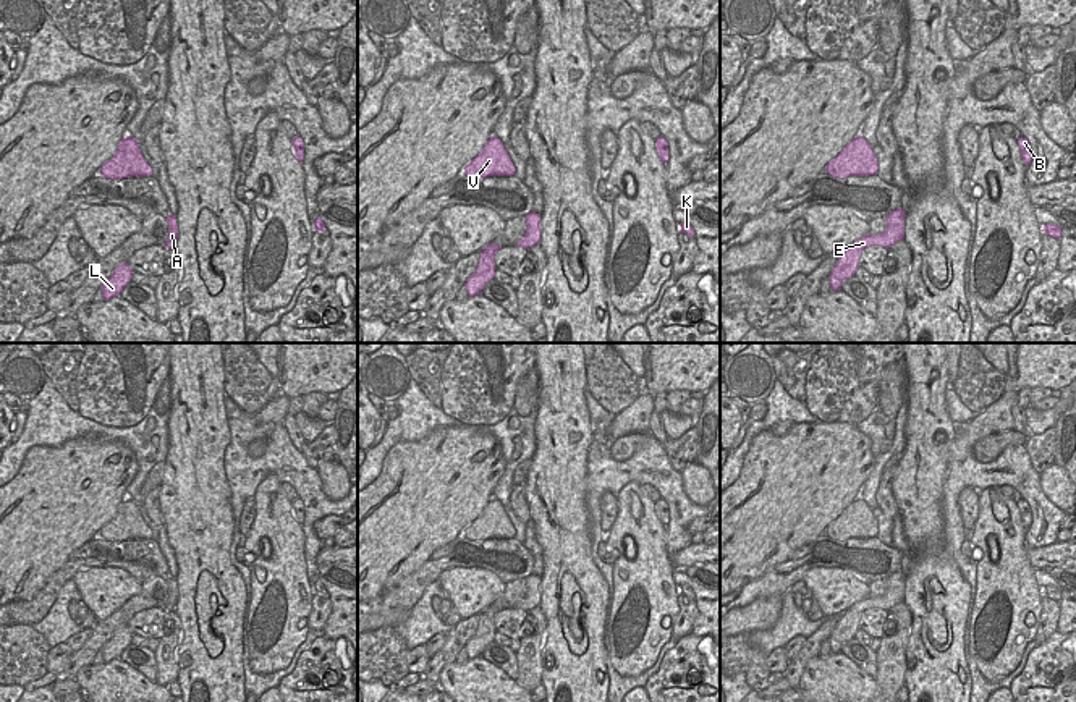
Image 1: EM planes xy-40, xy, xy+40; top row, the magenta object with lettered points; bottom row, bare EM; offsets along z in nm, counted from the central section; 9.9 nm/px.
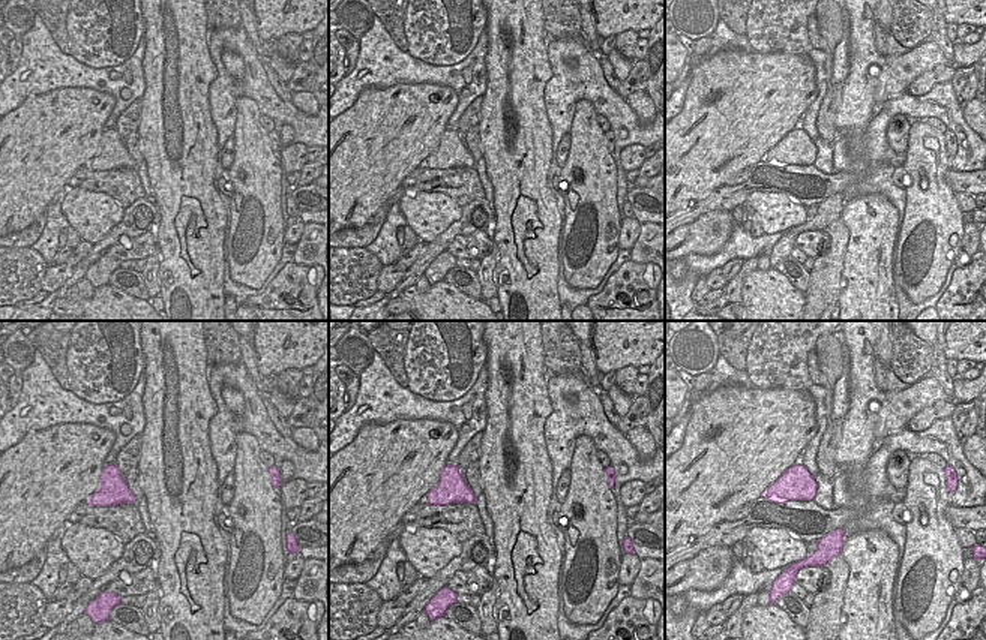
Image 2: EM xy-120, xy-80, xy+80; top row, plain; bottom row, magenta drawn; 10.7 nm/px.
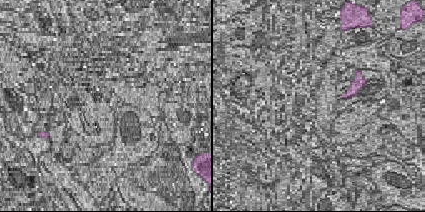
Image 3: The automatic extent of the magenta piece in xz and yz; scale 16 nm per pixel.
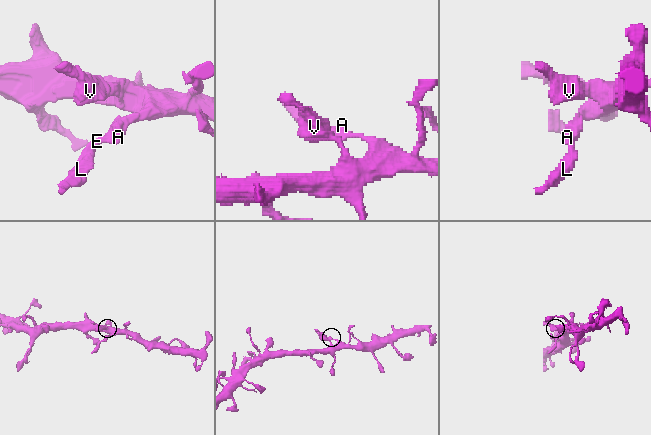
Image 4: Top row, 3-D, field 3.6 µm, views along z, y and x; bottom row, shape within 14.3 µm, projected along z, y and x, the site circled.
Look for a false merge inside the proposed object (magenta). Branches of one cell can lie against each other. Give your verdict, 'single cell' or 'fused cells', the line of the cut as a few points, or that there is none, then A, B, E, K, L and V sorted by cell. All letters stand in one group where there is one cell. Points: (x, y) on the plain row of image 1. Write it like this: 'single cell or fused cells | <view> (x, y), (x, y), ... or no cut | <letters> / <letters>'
fused cells | xy+40 (848, 608), (859, 615) | A B E K V / L

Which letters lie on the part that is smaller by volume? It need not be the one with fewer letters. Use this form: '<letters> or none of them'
L

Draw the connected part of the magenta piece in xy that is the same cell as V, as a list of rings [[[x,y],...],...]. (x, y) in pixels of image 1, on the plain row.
[[[490,498],[482,513],[464,529],[469,540],[515,539],[515,527],[497,498]]]

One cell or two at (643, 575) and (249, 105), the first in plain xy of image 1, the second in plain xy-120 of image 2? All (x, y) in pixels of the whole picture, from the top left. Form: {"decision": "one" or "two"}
{"decision": "one"}

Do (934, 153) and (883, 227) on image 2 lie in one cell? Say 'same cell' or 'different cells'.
different cells

